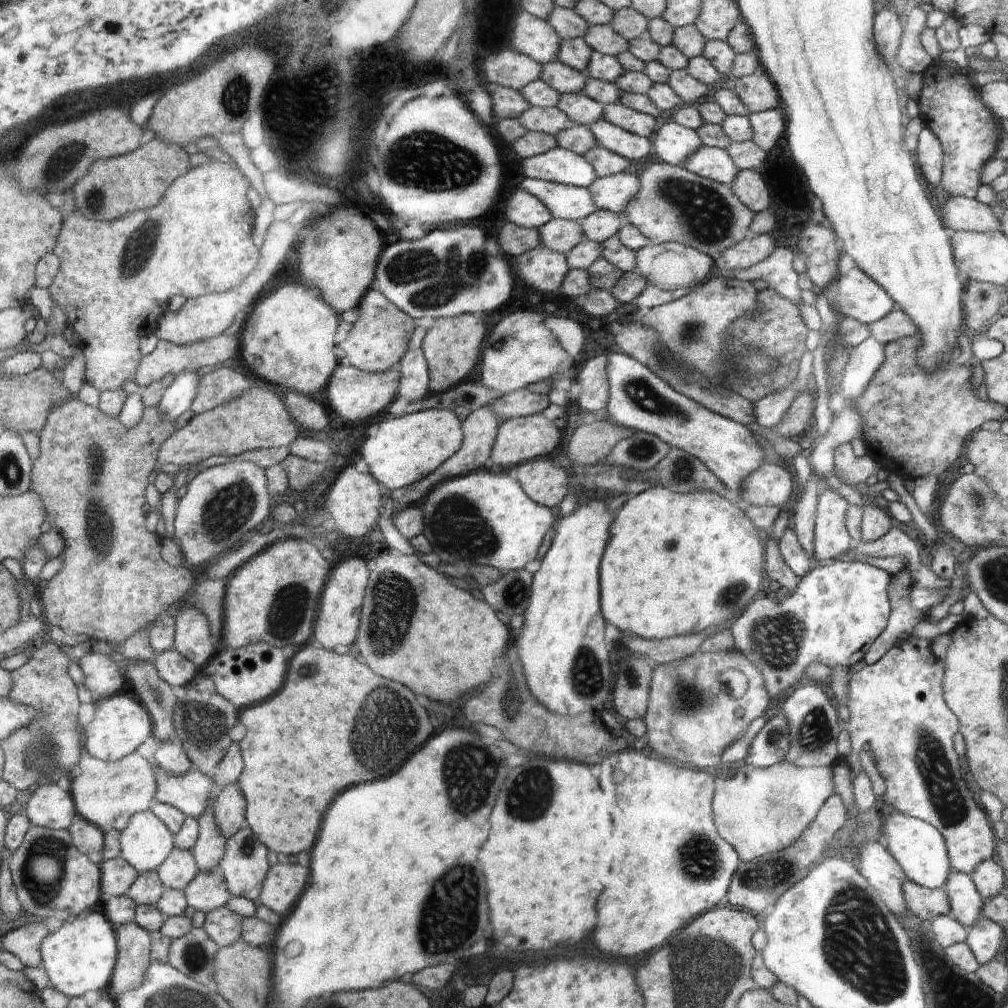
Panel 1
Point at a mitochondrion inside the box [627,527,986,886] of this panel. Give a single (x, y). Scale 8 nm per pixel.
(947, 798)

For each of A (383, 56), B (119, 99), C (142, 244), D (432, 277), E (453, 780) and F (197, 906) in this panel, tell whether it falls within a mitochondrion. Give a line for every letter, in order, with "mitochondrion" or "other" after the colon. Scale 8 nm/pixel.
A: other
B: other
C: mitochondrion
D: mitochondrion
E: mitochondrion
F: other

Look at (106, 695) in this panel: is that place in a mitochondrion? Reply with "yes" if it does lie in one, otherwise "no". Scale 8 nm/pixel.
no

